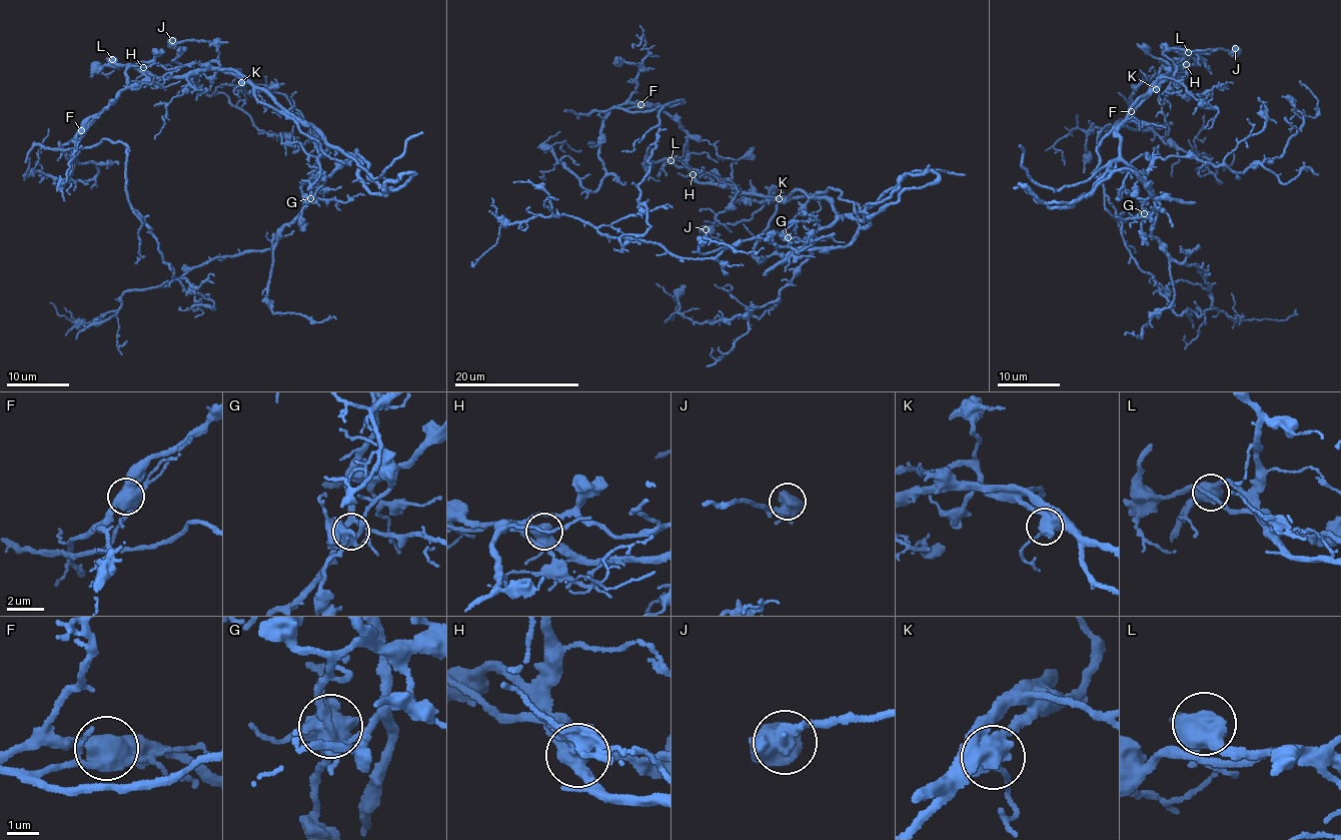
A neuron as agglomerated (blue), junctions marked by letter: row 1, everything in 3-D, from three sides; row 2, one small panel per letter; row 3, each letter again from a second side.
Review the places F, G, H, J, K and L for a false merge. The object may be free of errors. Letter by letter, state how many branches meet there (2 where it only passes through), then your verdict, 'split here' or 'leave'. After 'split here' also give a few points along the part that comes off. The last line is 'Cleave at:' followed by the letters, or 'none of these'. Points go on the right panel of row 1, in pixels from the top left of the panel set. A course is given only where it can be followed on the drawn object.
F: 3 | split here | (1131, 111), (1139, 130), (1119, 121), (1101, 130), (1100, 178), (1126, 248), (1173, 311), (1199, 316), (1194, 301)
G: 3 | leave
H: 3 | leave
J: 3 | leave
K: 3 | leave
L: 3 | leave
Cleave at: F

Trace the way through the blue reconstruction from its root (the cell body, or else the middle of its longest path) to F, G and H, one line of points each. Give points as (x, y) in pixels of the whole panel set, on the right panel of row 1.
F: (1154, 83), (1173, 73), (1177, 78), (1188, 75), (1181, 60), (1170, 59), (1144, 79), (1131, 98), (1131, 111)
G: (1154, 83), (1134, 102), (1116, 132), (1122, 158), (1144, 175), (1155, 196), (1153, 212), (1147, 217), (1144, 213)
H: (1154, 83), (1159, 77), (1173, 73), (1177, 73), (1177, 78), (1187, 75), (1186, 64)

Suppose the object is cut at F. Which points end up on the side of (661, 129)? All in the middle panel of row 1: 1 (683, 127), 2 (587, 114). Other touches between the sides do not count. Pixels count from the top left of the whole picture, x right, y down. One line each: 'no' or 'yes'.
1: no
2: yes

